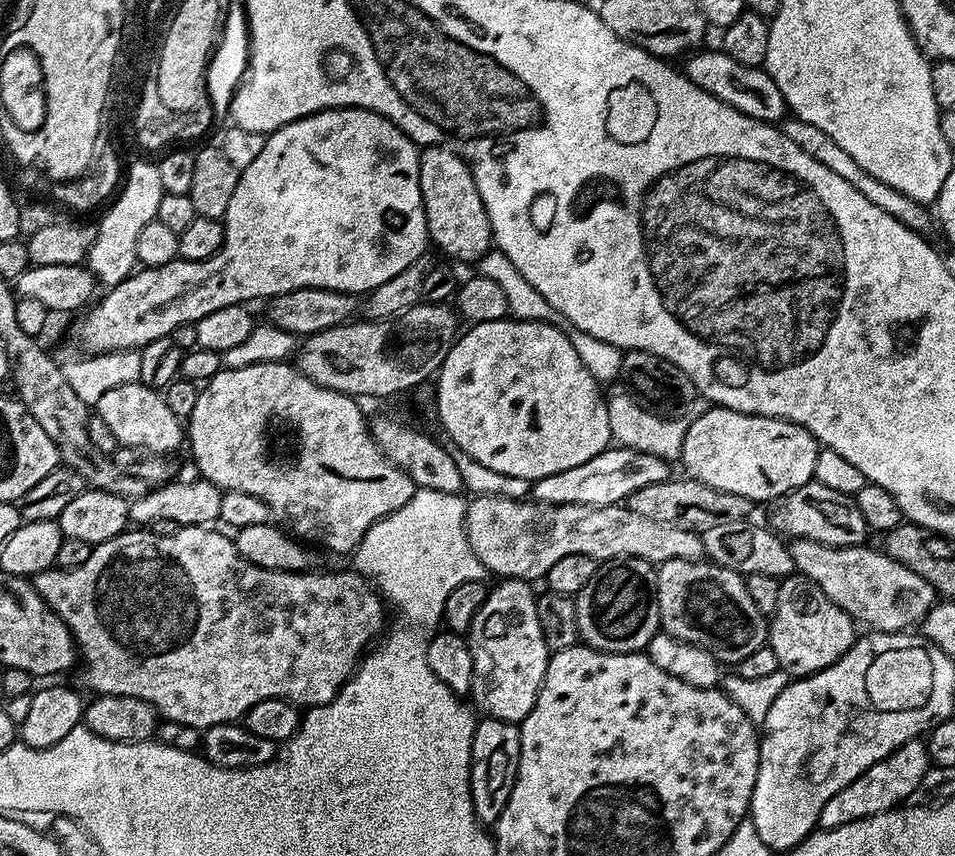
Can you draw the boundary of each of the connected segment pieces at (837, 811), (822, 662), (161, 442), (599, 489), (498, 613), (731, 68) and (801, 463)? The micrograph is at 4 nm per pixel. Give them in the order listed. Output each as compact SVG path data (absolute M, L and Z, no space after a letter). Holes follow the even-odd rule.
M917 738L898 746L898 750L891 752L882 762L870 766L850 786L838 790L826 806L822 806L820 815L820 828L837 828L846 822L855 820L865 820L887 813L892 808L901 807L905 802L911 801L916 791L920 788L920 783L928 776L930 761L928 756L928 746L923 739ZM909 799L909 800L908 800Z
M793 574L783 577L780 581L778 604L768 620L767 647L772 648L779 669L788 672L792 678L813 676L815 672L826 670L826 666L838 662L838 658L842 658L842 654L850 650L852 643L858 639L858 631L856 632L855 627L857 628L857 625L852 617L846 614L846 610L842 610L833 600L826 598L826 594L822 594L822 590L813 580Z
M137 382L106 390L106 394L98 398L94 412L102 418L102 422L106 422L106 426L110 426L110 430L114 430L117 445L138 446L151 452L172 454L186 440L181 417L171 412L170 406L166 406L163 395L157 389L149 388L146 384Z
M609 446L602 454L595 455L580 466L573 466L571 470L562 470L562 474L550 474L550 478L535 481L531 485L530 496L533 501L542 504L594 505L604 508L606 505L627 501L628 496L642 486L669 479L672 474L670 468L669 461L656 455Z
M507 578L497 584L500 585L489 591L466 633L478 681L478 687L470 698L477 709L481 708L484 716L519 724L530 710L534 710L550 651L539 622L538 596L532 593L533 585L527 580Z
M723 50L704 51L693 51L687 57L688 65L683 65L682 68L684 75L690 78L690 82L694 82L694 86L714 94L714 98L734 106L734 110L755 120L776 124L785 119L788 104L784 100L782 90L778 90L778 82L774 82L774 78L770 78L770 74L763 67L751 68L734 62L734 58L727 56Z
M710 406L706 414L695 417L686 430L682 446L682 465L691 479L730 494L742 494L753 502L771 502L798 486L806 486L814 480L814 462L818 462L818 441L800 424L780 420L777 416L755 416L738 410Z

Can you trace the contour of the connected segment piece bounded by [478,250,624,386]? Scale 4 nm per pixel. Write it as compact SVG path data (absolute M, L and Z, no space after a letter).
M489 250L478 261L478 264L479 267L484 267L481 268L483 275L494 278L494 282L498 282L498 286L502 286L502 291L506 294L508 311L515 319L540 320L543 324L553 324L554 327L560 328L566 334L566 338L570 338L570 346L574 346L574 350L578 350L586 370L590 370L590 374L596 381L607 386L611 380L614 382L620 380L622 358L624 357L622 349L610 342L602 342L602 338L594 338L594 334L586 334L586 330L578 330L578 326L574 326L574 322L570 322L561 312L554 310L554 306L550 306L550 302L546 302L546 298L542 298L542 294L538 294L538 290L534 290L534 286L530 286L530 282L526 282L526 278L522 278L518 266L514 266L514 262L510 262L510 258L506 258L504 252Z

